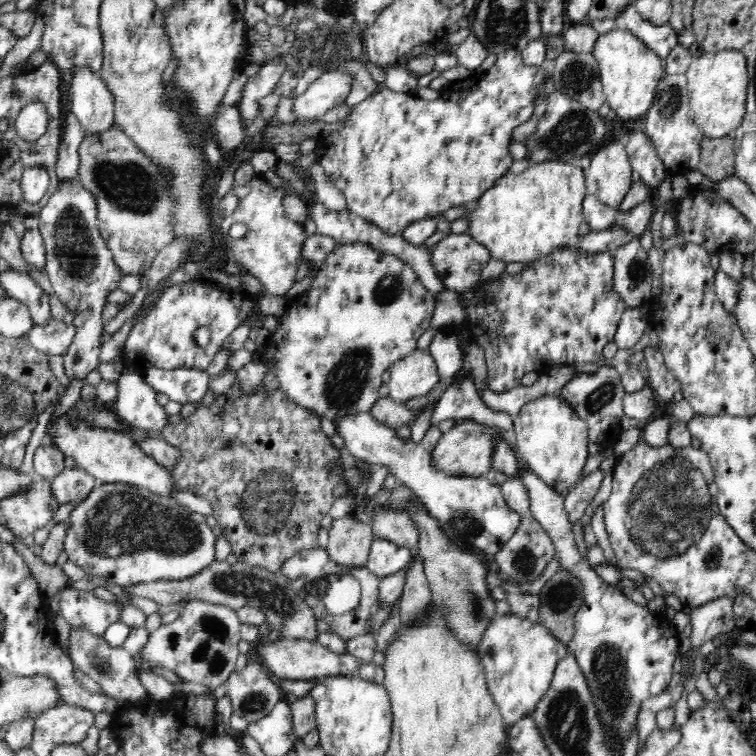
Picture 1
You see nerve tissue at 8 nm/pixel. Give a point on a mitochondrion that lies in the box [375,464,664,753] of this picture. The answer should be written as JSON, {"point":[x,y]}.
{"point":[608,668]}

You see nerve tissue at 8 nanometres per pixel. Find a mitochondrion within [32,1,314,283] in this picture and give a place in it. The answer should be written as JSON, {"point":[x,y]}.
{"point":[130,187]}

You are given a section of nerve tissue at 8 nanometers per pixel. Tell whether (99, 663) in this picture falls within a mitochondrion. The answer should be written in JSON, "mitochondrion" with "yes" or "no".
{"mitochondrion":"yes"}

